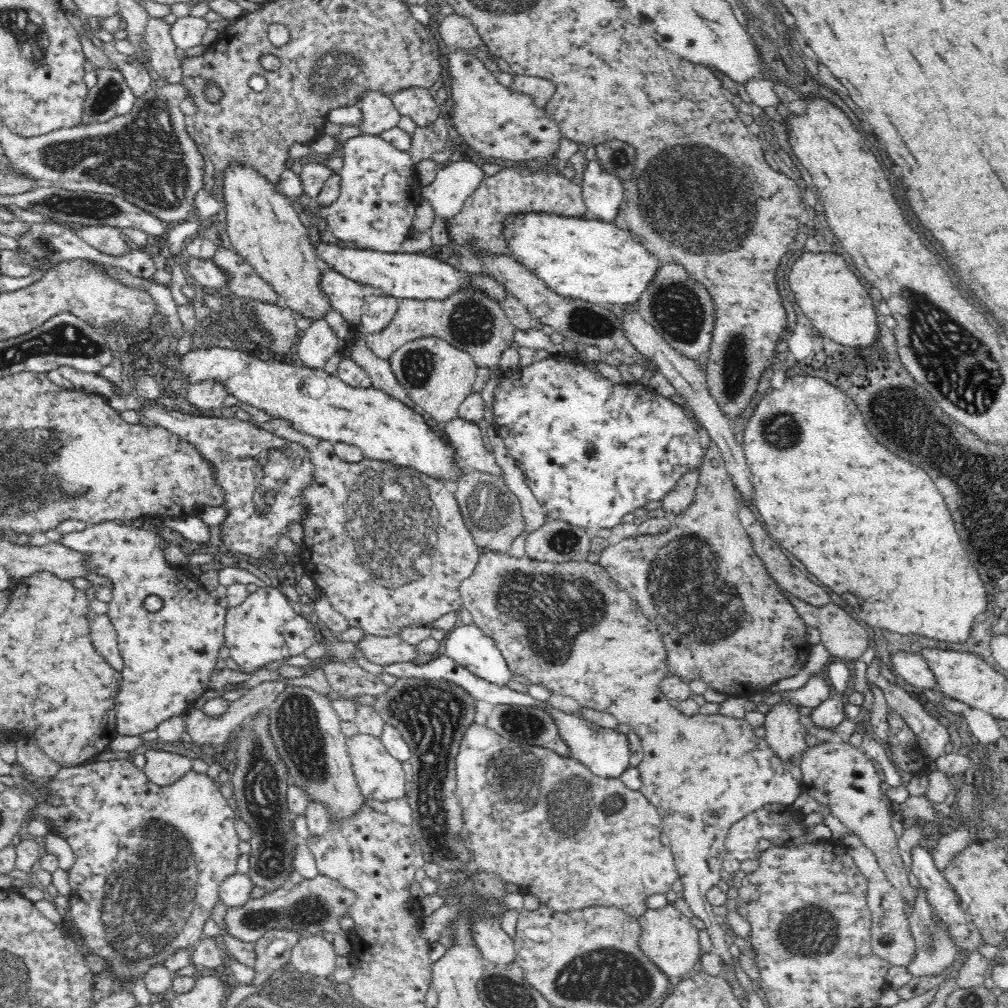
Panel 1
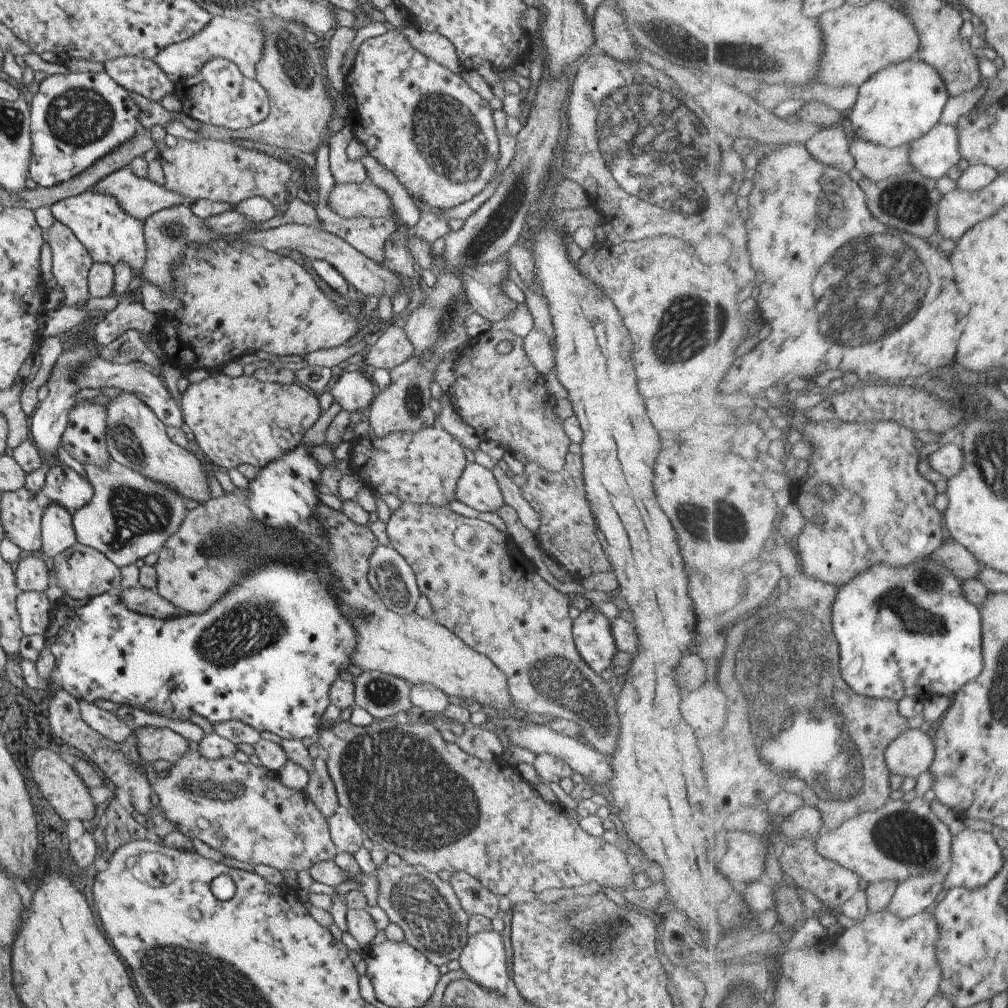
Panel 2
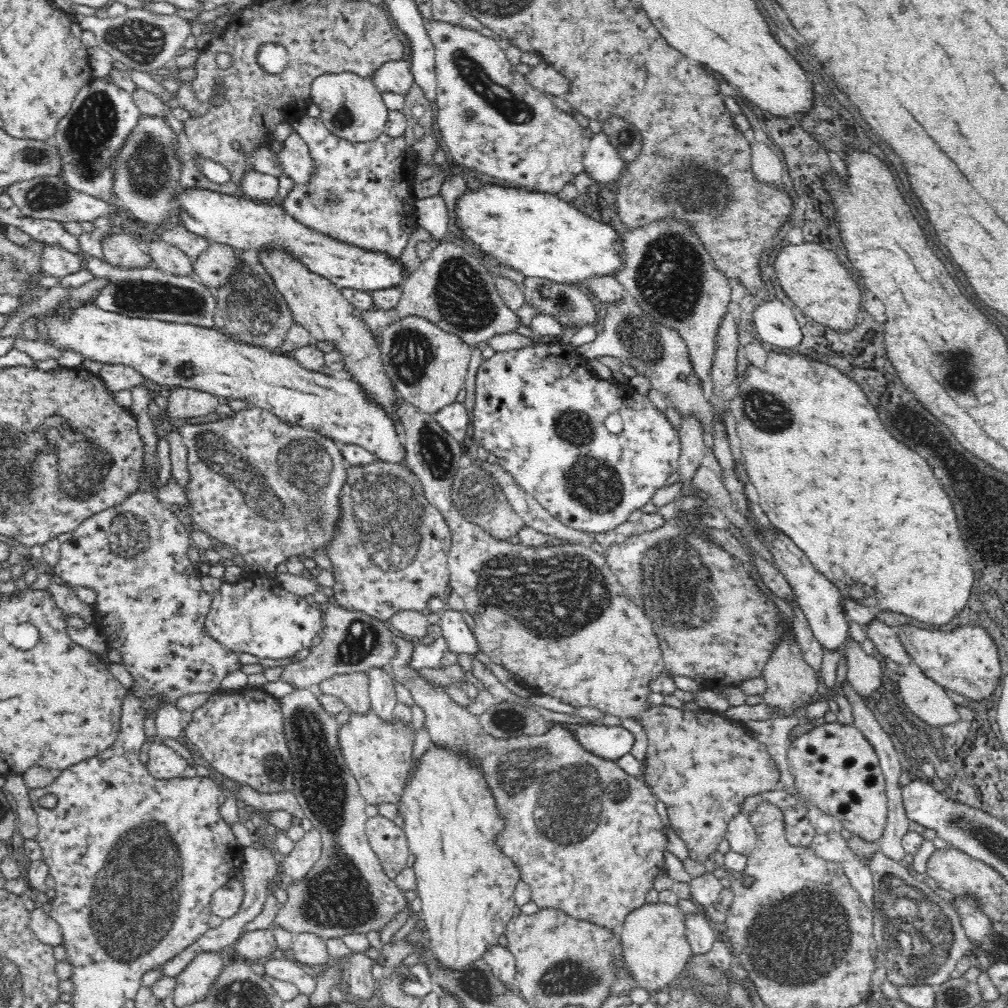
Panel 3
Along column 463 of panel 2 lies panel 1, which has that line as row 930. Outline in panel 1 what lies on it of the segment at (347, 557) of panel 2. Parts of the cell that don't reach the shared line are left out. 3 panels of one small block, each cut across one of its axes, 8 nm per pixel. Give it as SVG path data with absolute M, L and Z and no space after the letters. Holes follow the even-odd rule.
M666 905L660 910L647 910L638 917L643 927L640 948L660 970L673 981L679 981L693 974L699 968L702 952L698 941L699 931L692 925L691 918L684 916L674 905Z

